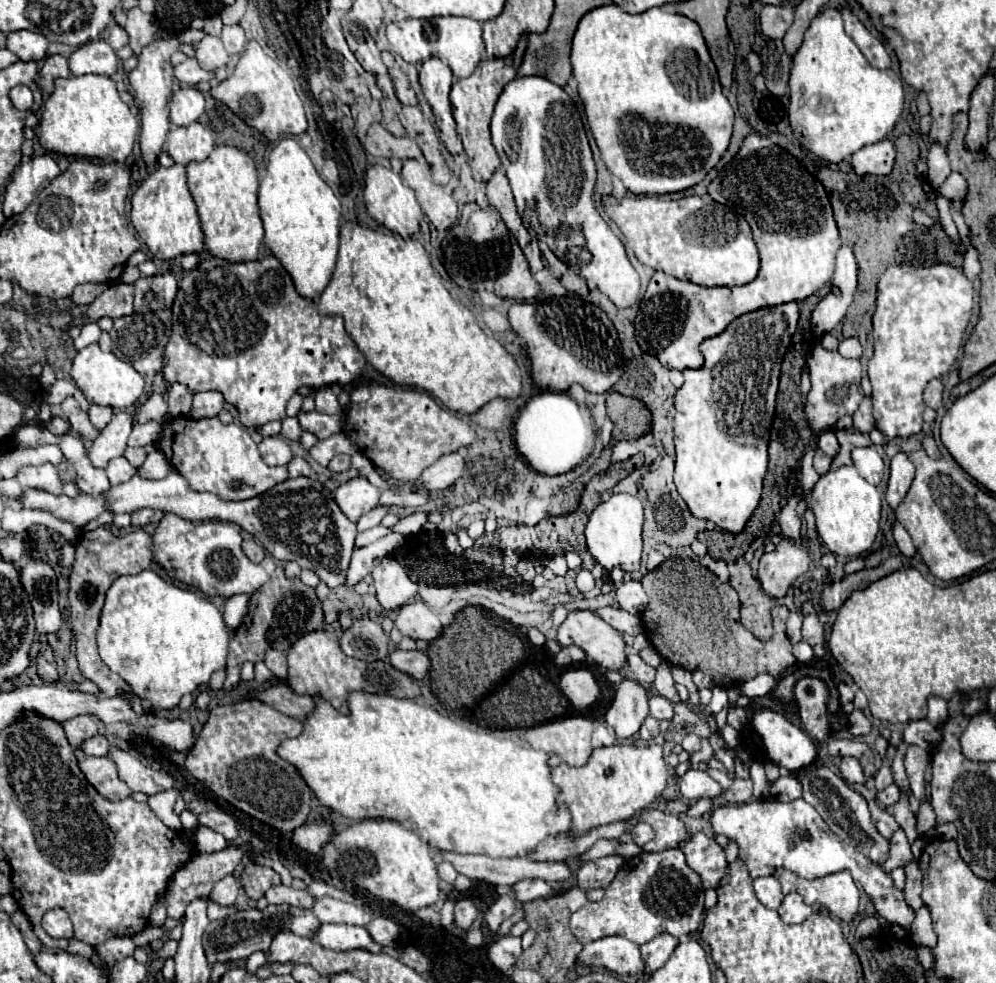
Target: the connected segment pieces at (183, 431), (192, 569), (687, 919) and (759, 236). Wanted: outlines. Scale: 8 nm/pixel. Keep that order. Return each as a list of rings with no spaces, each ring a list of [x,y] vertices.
[[[179,416],[165,424],[159,448],[165,458],[187,478],[193,490],[215,492],[223,500],[247,500],[267,492],[269,488],[285,482],[285,466],[267,466],[251,440],[249,432],[241,424],[221,424],[219,418],[191,420]]]
[[[165,514],[153,534],[155,560],[173,580],[199,588],[207,596],[219,594],[225,598],[235,594],[253,594],[275,572],[275,562],[271,556],[267,556],[261,564],[249,562],[241,550],[241,542],[241,532],[233,524],[217,520],[191,522],[175,514]]]
[[[681,850],[643,852],[625,860],[601,902],[587,902],[571,916],[571,930],[581,944],[613,934],[625,936],[635,944],[645,944],[663,932],[677,938],[697,932],[703,910],[701,880],[685,864]]]
[[[823,202],[823,222],[815,234],[787,234],[787,230],[763,230],[751,214],[743,214],[749,222],[755,244],[761,250],[761,270],[757,278],[743,286],[699,286],[693,282],[683,282],[665,272],[655,272],[647,292],[639,304],[639,314],[635,318],[635,336],[643,352],[653,354],[667,368],[685,370],[701,368],[703,354],[699,344],[705,338],[719,336],[735,318],[765,308],[787,302],[799,302],[815,294],[833,278],[835,252],[841,246],[837,224],[831,206]]]

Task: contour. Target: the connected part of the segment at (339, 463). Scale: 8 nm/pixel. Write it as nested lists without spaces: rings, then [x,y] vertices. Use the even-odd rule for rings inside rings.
[[[337,454],[329,462],[329,470],[331,472],[347,472],[349,468],[351,468],[351,456],[347,456],[347,454]]]

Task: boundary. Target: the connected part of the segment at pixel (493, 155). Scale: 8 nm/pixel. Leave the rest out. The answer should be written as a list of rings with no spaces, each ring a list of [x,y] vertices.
[[[527,36],[521,38],[515,54],[511,54],[509,58],[495,58],[495,60],[479,62],[477,70],[469,78],[457,80],[455,86],[451,88],[451,106],[453,106],[459,138],[463,140],[463,146],[465,146],[465,152],[467,152],[467,158],[469,158],[469,166],[473,170],[473,178],[479,180],[479,182],[487,182],[493,176],[493,172],[501,166],[499,154],[497,154],[495,146],[491,144],[489,122],[491,122],[493,108],[495,108],[499,94],[503,92],[505,84],[509,84],[515,78],[517,68],[521,66],[525,48],[527,48]]]

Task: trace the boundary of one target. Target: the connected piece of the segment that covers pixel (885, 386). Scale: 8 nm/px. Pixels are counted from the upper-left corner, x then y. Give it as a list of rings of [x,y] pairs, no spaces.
[[[947,262],[933,264],[929,268],[897,264],[889,266],[877,286],[877,308],[873,312],[873,338],[875,338],[875,356],[869,360],[867,372],[873,386],[873,418],[877,430],[885,436],[913,436],[923,428],[923,390],[929,380],[941,378],[949,372],[957,360],[959,348],[963,344],[963,334],[969,326],[973,314],[975,288],[973,282],[965,276],[961,266]]]

